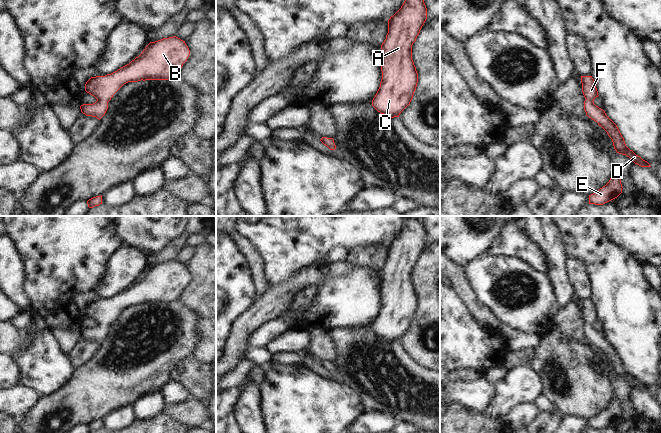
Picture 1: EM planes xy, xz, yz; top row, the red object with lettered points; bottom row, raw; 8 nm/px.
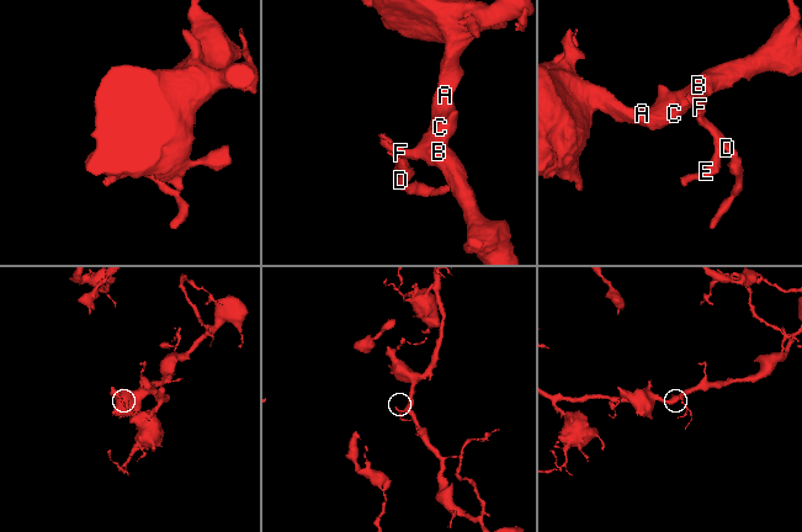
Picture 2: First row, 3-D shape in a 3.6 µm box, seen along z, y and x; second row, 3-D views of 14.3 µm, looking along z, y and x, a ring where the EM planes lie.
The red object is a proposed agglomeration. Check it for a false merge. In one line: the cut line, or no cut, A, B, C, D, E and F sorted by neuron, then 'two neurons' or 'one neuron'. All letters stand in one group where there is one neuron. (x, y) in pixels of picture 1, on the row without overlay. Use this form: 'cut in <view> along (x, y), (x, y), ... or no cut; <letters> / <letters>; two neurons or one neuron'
no cut; A B C D E F; one neuron

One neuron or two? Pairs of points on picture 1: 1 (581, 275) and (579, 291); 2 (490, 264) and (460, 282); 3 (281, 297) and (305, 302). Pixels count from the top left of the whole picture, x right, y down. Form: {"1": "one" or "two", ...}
{"1": "one", "2": "two", "3": "two"}

